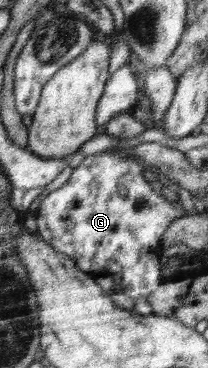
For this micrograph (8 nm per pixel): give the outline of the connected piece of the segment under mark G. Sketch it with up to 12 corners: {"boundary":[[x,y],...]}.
{"boundary":[[89,155],[40,202],[37,233],[134,301],[162,284],[186,216],[144,161]]}

